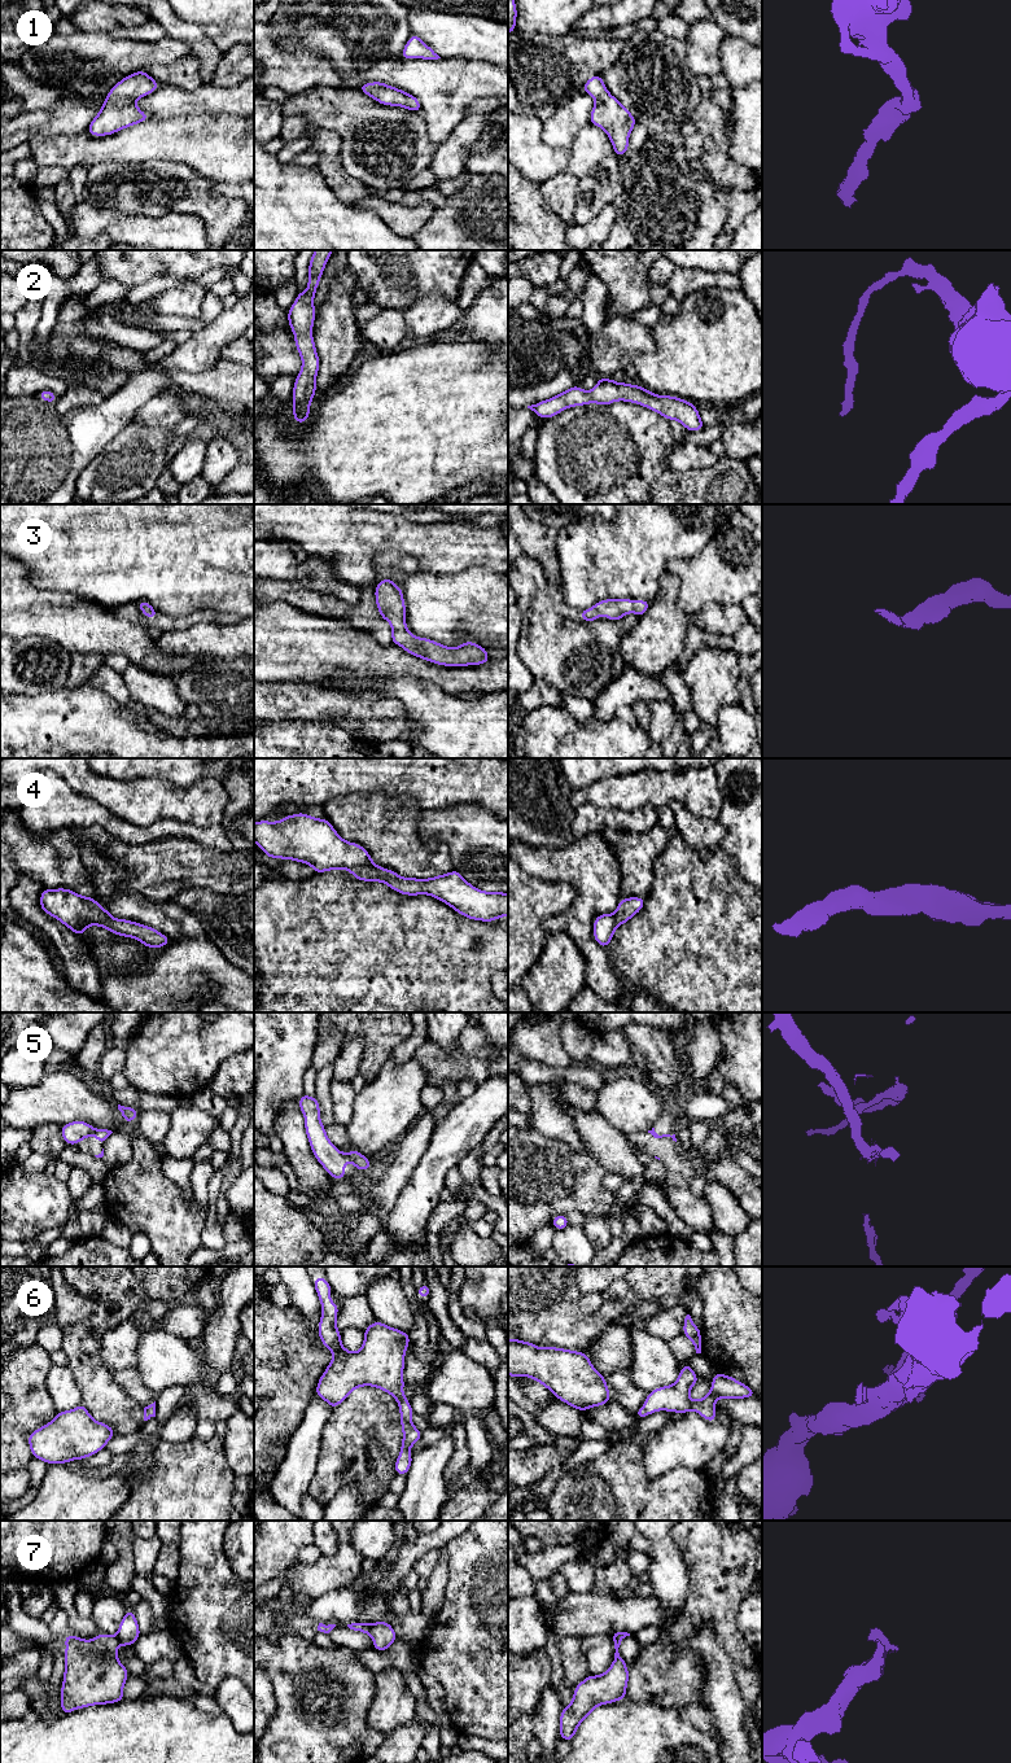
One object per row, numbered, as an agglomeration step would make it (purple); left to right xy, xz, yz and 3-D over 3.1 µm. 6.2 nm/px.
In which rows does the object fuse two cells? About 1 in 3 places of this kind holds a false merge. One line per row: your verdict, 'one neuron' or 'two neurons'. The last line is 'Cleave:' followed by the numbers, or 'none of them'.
1: one neuron
2: one neuron
3: one neuron
4: one neuron
5: two neurons
6: one neuron
7: two neurons
Cleave: 5, 7

